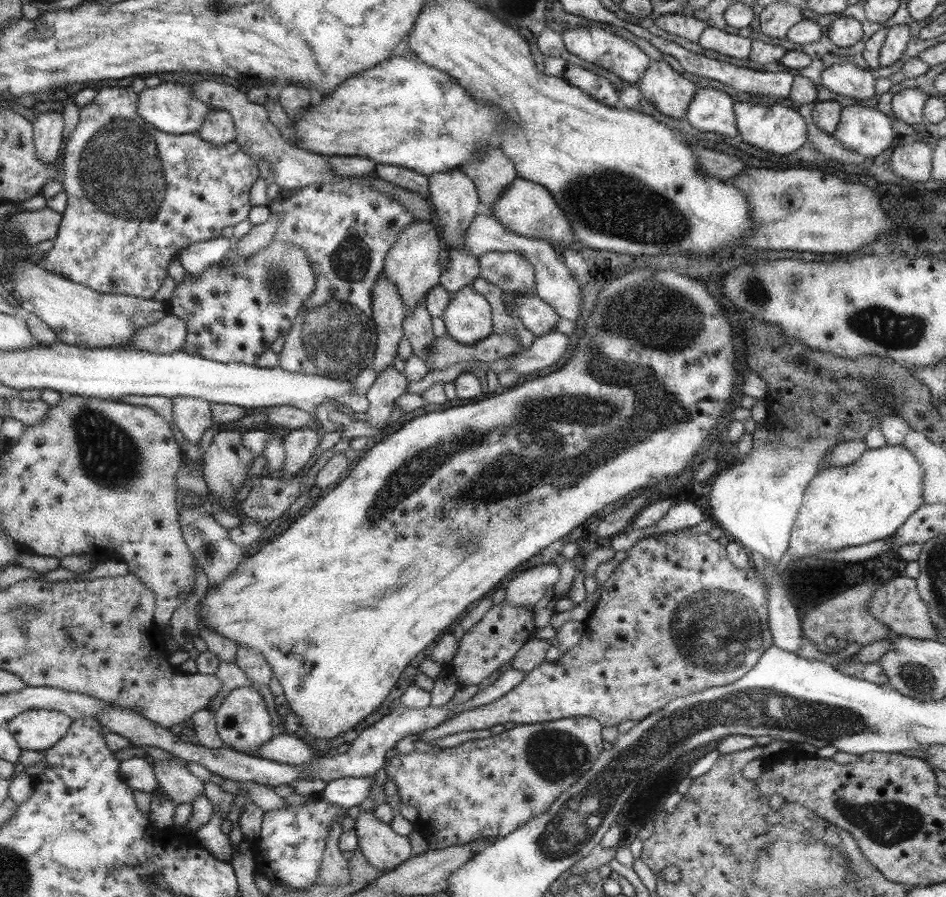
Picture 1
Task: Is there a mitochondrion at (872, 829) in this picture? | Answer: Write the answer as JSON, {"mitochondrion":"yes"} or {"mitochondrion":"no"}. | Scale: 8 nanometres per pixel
{"mitochondrion":"yes"}

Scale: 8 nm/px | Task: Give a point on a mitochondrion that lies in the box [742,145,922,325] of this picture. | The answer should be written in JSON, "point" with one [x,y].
{"point":[798,283]}

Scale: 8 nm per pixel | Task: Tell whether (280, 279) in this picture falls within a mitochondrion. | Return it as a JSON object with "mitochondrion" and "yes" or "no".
{"mitochondrion":"yes"}

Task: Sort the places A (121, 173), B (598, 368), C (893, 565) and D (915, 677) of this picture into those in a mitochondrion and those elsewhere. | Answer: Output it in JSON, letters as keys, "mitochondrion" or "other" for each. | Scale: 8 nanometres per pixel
{"A":"mitochondrion","B":"mitochondrion","C":"mitochondrion","D":"mitochondrion"}

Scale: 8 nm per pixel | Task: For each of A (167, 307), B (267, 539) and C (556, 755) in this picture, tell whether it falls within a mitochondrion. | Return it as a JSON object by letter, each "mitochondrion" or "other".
{"A":"other","B":"other","C":"mitochondrion"}

